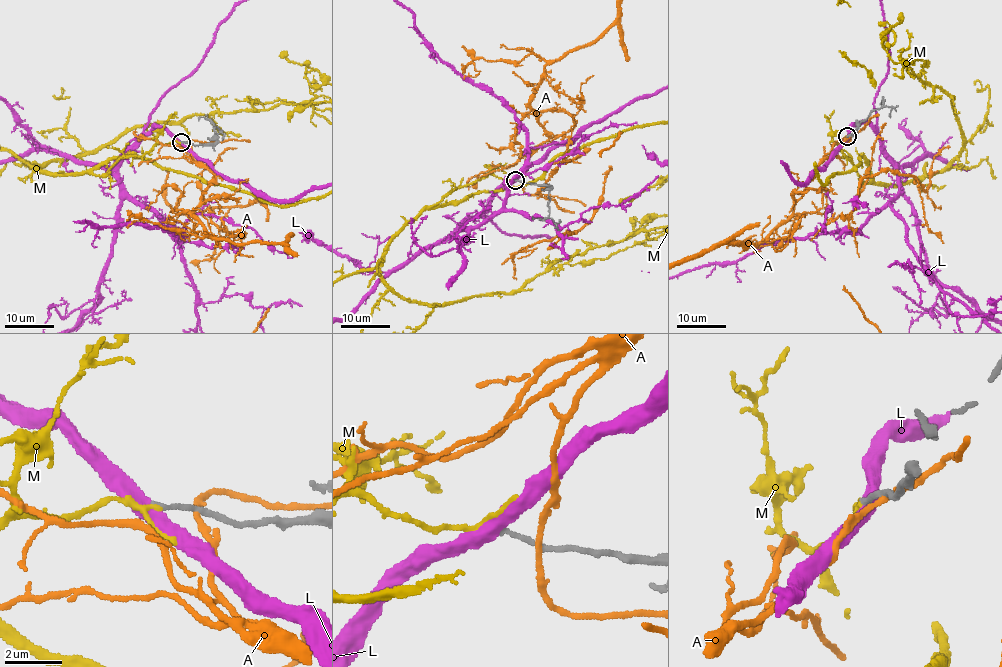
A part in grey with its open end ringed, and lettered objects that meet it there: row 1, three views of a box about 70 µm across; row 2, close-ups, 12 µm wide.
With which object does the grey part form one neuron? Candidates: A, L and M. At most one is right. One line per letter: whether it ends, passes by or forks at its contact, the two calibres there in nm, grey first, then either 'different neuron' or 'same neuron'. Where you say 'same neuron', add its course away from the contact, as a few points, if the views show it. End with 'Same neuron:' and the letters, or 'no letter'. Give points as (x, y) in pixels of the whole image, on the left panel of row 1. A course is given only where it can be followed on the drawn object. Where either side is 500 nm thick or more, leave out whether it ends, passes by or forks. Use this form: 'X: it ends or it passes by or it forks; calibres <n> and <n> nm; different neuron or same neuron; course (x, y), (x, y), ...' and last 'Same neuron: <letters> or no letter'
A: it passes by; calibres 180 and 180 nm; different neuron
L: it passes by; calibres 160 and 460 nm; different neuron
M: it passes by; calibres 160 and 130 nm; same neuron
Same neuron: M

